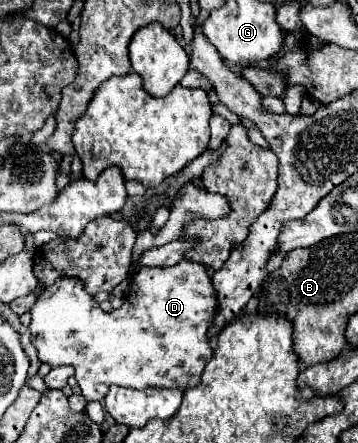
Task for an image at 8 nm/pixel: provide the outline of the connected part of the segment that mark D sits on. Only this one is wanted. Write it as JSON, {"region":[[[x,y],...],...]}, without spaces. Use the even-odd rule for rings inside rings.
{"region":[[[182,259],[172,267],[140,269],[132,277],[130,289],[124,295],[124,305],[110,313],[104,313],[94,301],[94,297],[84,291],[82,281],[78,281],[76,277],[62,277],[38,295],[36,303],[30,309],[32,321],[28,329],[32,335],[32,343],[38,349],[40,361],[48,363],[50,367],[72,365],[76,371],[76,381],[82,389],[82,397],[90,403],[102,401],[110,385],[130,389],[186,389],[188,385],[196,385],[200,381],[202,369],[206,367],[206,361],[212,357],[212,347],[206,337],[206,331],[214,321],[216,305],[216,291],[210,283],[210,277],[206,275],[206,269],[194,261]],[[100,315],[106,315],[106,327],[98,325]]]}

